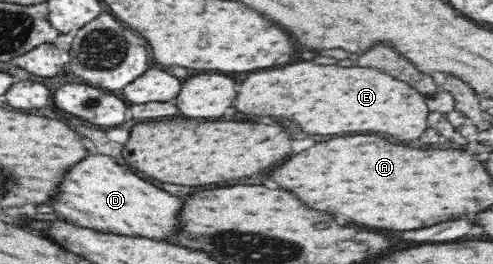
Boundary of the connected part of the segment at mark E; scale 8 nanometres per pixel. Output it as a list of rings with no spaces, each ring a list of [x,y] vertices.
[[[310,61],[250,73],[240,83],[234,107],[240,113],[290,119],[308,135],[370,131],[386,133],[400,141],[412,141],[422,137],[428,129],[426,99],[408,83],[392,79],[378,69],[316,65]]]

